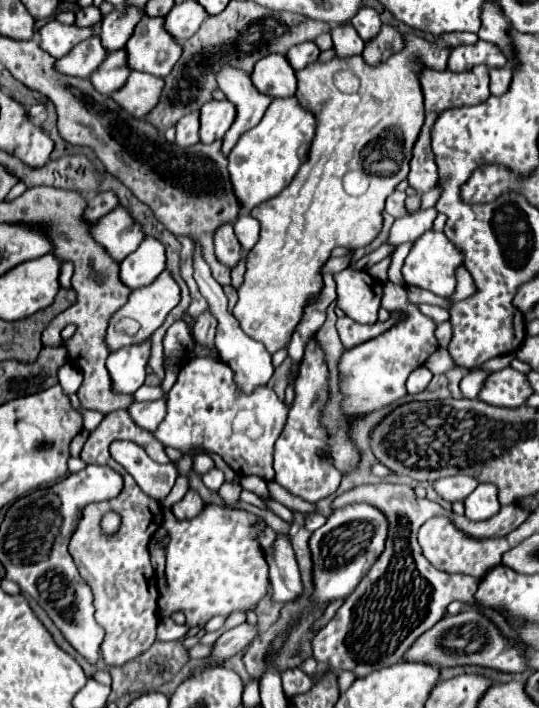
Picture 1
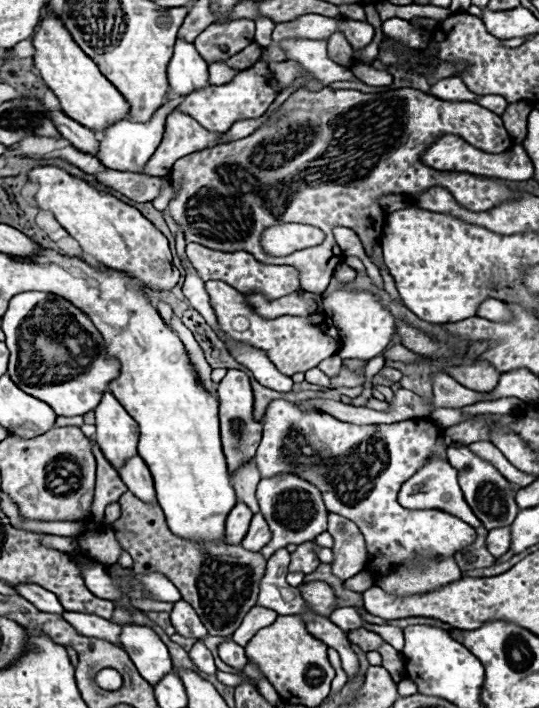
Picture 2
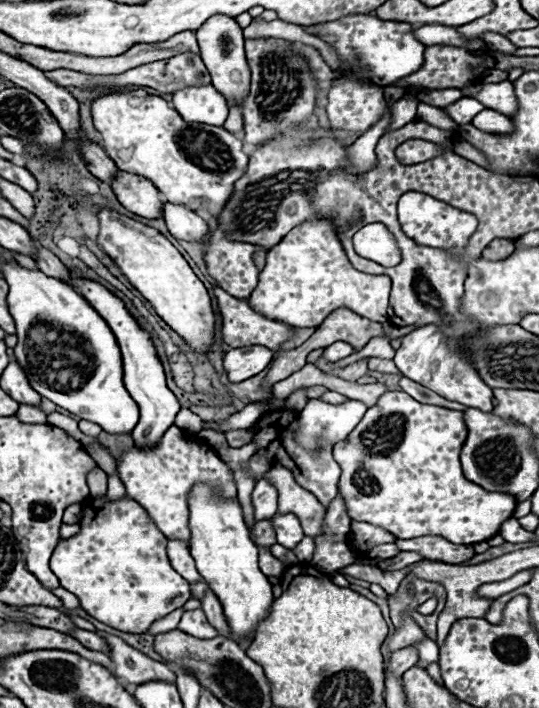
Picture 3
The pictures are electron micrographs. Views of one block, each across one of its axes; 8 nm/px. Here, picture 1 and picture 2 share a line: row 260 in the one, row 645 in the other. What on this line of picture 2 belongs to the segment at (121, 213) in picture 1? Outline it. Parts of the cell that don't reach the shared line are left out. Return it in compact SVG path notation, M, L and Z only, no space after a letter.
M64 610L62 612L64 620L68 620L80 634L86 634L90 638L104 638L108 642L114 642L116 646L118 644L118 636L120 636L120 624L114 624L110 620L104 620L104 618L98 618L96 614L86 614L86 612L68 612Z

